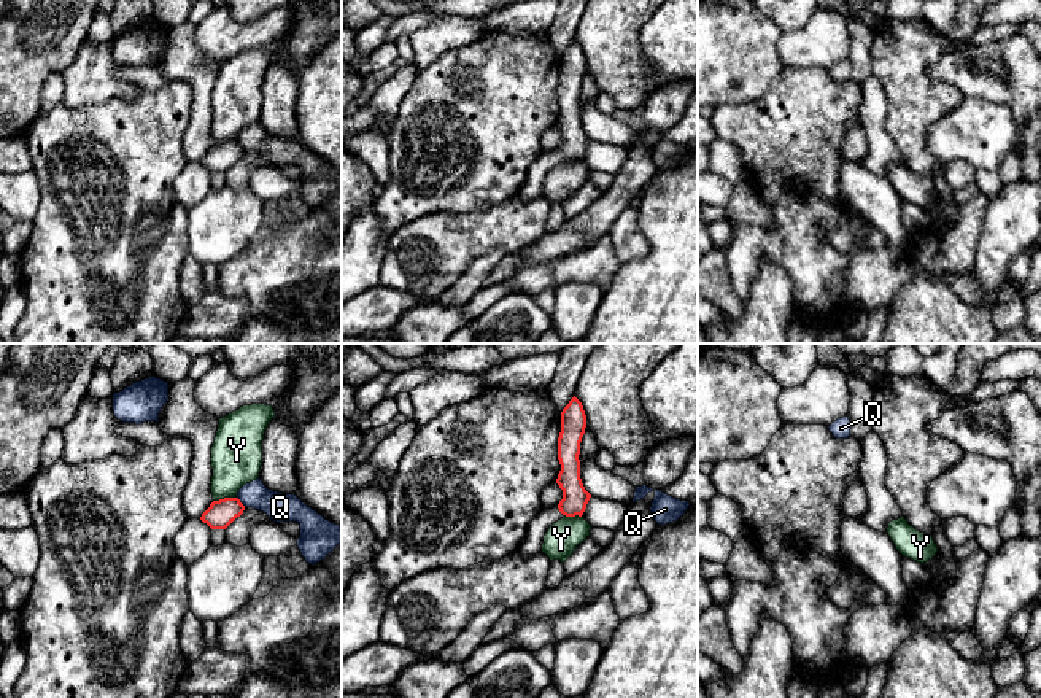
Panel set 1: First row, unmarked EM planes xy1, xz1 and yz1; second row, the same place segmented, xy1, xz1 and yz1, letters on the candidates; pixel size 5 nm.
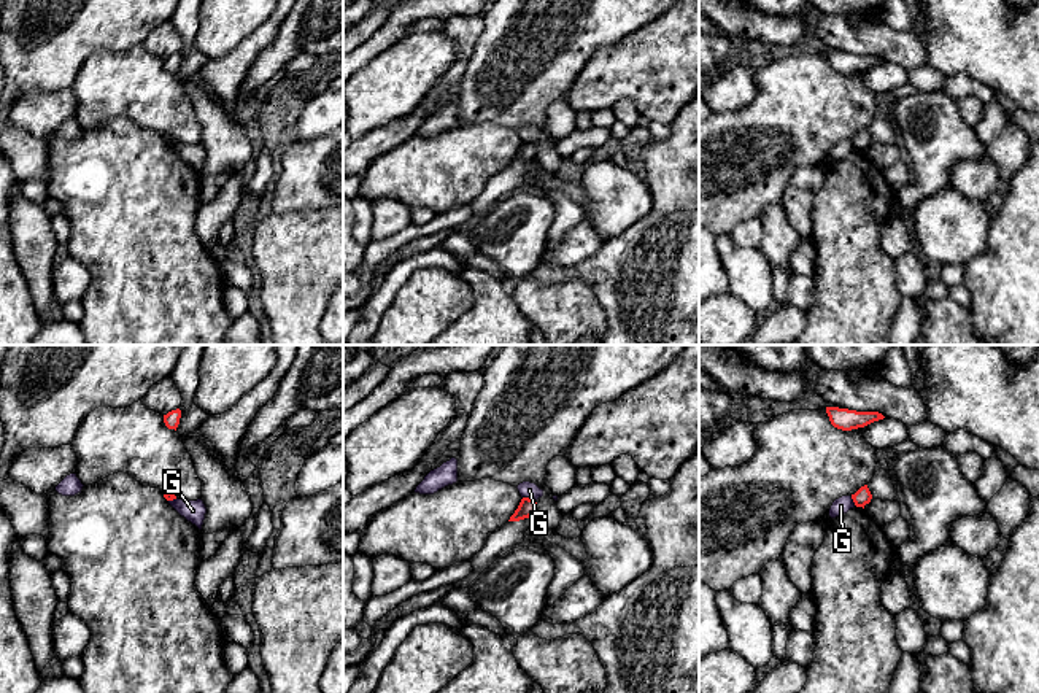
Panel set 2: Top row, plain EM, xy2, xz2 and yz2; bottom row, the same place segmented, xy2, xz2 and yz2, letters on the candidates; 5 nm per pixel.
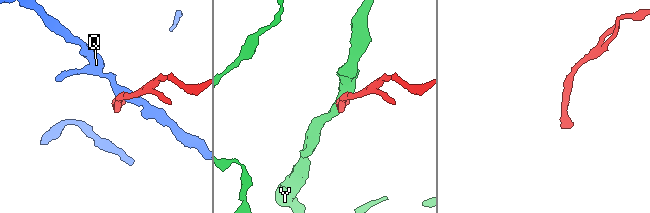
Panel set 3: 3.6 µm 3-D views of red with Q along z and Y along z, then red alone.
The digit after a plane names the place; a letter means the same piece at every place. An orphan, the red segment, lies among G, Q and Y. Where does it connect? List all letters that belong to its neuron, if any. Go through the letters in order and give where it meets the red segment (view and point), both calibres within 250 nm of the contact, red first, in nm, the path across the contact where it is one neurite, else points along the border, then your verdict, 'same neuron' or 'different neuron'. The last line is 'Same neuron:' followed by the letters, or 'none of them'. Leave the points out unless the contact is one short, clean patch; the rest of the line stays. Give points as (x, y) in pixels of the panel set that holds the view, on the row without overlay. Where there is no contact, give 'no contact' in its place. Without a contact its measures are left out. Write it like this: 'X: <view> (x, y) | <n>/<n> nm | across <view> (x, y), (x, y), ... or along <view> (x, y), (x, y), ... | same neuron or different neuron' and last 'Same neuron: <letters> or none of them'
G: xz2 (528, 142) | 90/80 nm | along xz2 (523, 140), (536, 143) | different neuron
Q: xy1 (239, 145) | 140/140 nm | along xy1 (237, 140), (245, 150) | different neuron
Y: xy1 (224, 142) | 140/260 nm | along xy1 (236, 140), (213, 145) | different neuron
Same neuron: none of them

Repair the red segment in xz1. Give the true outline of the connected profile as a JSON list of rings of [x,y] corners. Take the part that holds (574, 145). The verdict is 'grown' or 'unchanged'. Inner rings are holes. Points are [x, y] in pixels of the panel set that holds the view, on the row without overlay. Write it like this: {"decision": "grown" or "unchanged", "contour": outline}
{"decision": "grown", "contour": [[[574,40],[561,56],[561,76],[558,81],[558,103],[561,114],[556,127],[563,134],[563,143],[553,153],[542,156],[529,167],[526,181],[518,196],[536,199],[542,196],[544,180],[548,172],[566,161],[582,161],[591,138],[580,122],[580,86],[586,72],[586,59],[582,46]]]}

